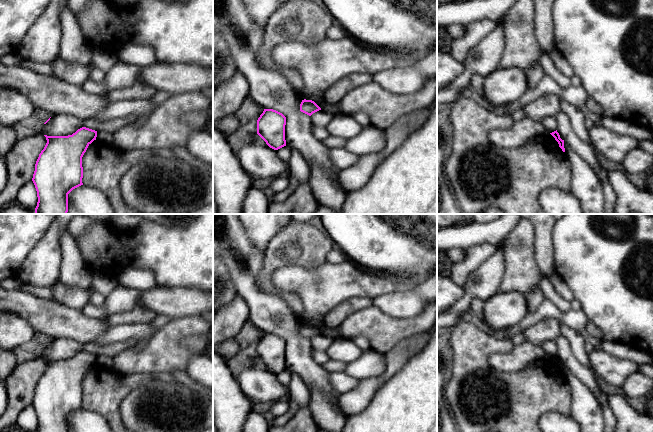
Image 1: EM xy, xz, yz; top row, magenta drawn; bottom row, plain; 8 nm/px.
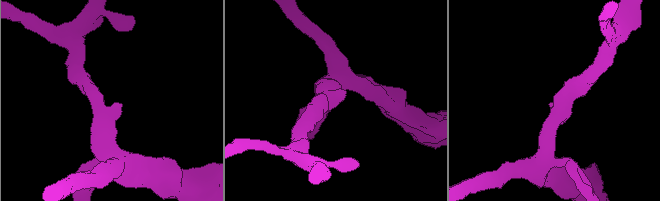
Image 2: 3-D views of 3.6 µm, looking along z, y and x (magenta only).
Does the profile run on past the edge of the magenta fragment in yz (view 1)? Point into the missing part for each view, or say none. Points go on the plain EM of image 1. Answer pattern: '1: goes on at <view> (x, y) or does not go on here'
1: does not go on here

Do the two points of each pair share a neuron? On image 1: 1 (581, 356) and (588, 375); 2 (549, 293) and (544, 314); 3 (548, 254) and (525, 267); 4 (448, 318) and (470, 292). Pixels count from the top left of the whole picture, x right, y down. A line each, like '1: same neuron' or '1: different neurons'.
1: different neurons
2: different neurons
3: different neurons
4: same neuron

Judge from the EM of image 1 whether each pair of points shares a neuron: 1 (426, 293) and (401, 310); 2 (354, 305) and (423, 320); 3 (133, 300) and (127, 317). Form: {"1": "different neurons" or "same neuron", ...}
{"1": "same neuron", "2": "different neurons", "3": "different neurons"}

